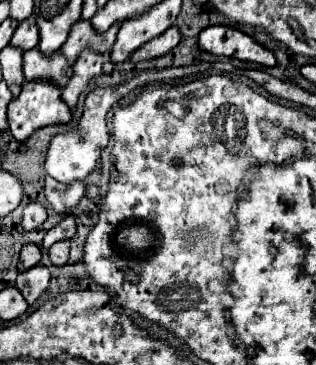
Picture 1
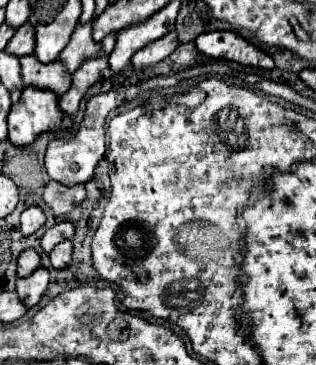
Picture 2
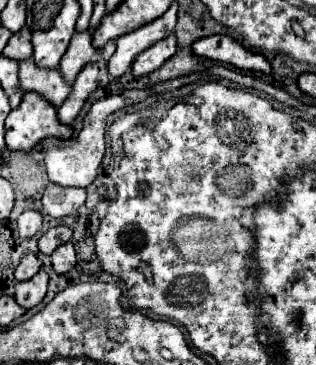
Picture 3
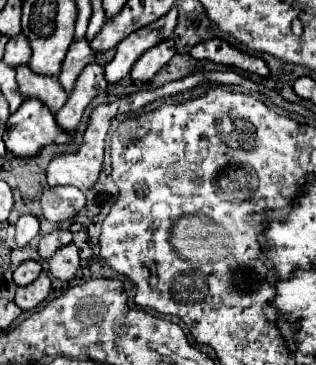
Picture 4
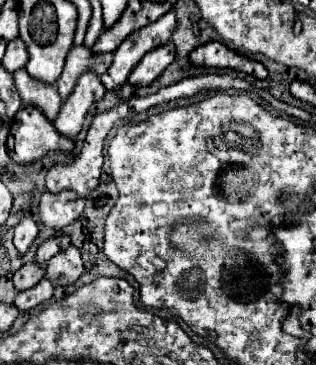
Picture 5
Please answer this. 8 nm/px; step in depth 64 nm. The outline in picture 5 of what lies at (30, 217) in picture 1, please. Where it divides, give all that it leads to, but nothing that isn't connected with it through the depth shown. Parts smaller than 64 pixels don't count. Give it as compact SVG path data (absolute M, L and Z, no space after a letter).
M24 218L18 222L16 226L16 234L14 234L14 246L18 248L18 252L26 252L30 248L30 244L36 240L38 236L38 224L32 218Z

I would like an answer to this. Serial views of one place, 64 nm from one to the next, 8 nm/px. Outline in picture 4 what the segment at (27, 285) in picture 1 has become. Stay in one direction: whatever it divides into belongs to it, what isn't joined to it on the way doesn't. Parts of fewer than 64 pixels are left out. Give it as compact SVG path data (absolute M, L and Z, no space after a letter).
M42 272L32 284L28 284L28 286L18 286L14 302L16 302L22 310L30 310L30 308L38 306L42 300L46 300L48 290L50 290L50 278Z

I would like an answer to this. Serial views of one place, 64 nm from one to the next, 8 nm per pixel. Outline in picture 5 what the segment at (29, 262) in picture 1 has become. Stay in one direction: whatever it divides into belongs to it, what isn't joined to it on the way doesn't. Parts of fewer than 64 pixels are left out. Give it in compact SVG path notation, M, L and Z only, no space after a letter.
M30 262L14 272L14 286L16 286L16 290L22 292L22 290L28 290L34 284L38 284L42 278L44 278L44 268L36 262Z

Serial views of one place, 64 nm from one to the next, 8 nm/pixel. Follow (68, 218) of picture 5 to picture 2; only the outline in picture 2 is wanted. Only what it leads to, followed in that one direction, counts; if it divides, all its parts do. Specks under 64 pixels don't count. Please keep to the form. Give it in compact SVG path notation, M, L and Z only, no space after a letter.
M50 180L44 188L44 202L52 208L56 216L64 216L74 210L84 200L84 186L64 186Z

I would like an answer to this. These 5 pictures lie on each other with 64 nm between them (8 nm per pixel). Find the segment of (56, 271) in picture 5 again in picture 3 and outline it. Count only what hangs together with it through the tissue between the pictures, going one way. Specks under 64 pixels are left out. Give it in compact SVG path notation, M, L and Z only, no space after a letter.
M66 242L60 248L56 248L50 258L52 258L52 268L58 274L64 274L64 272L68 272L70 268L76 266L76 252L74 252L72 242Z

